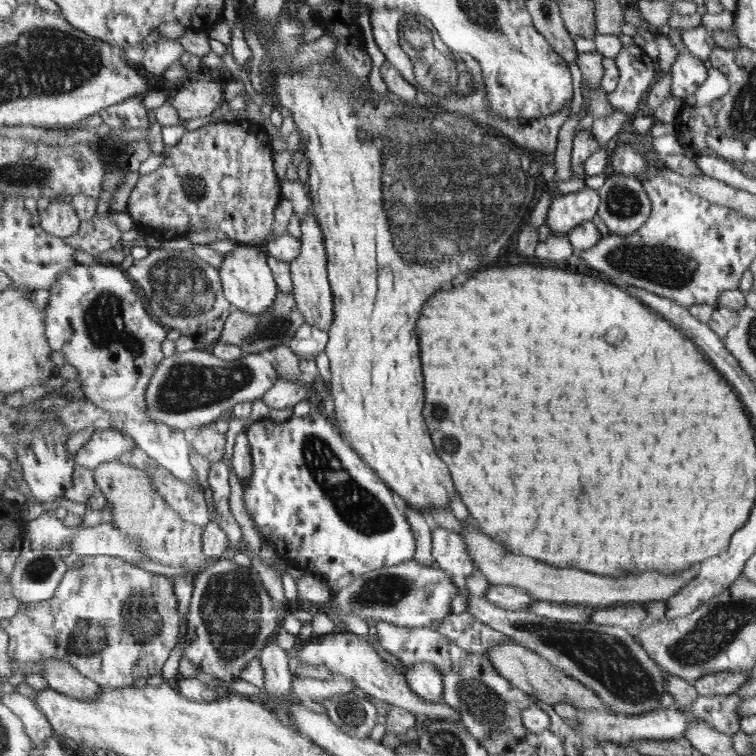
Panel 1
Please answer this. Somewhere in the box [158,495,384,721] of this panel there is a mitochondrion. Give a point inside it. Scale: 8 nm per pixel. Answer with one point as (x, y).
(231, 611)

